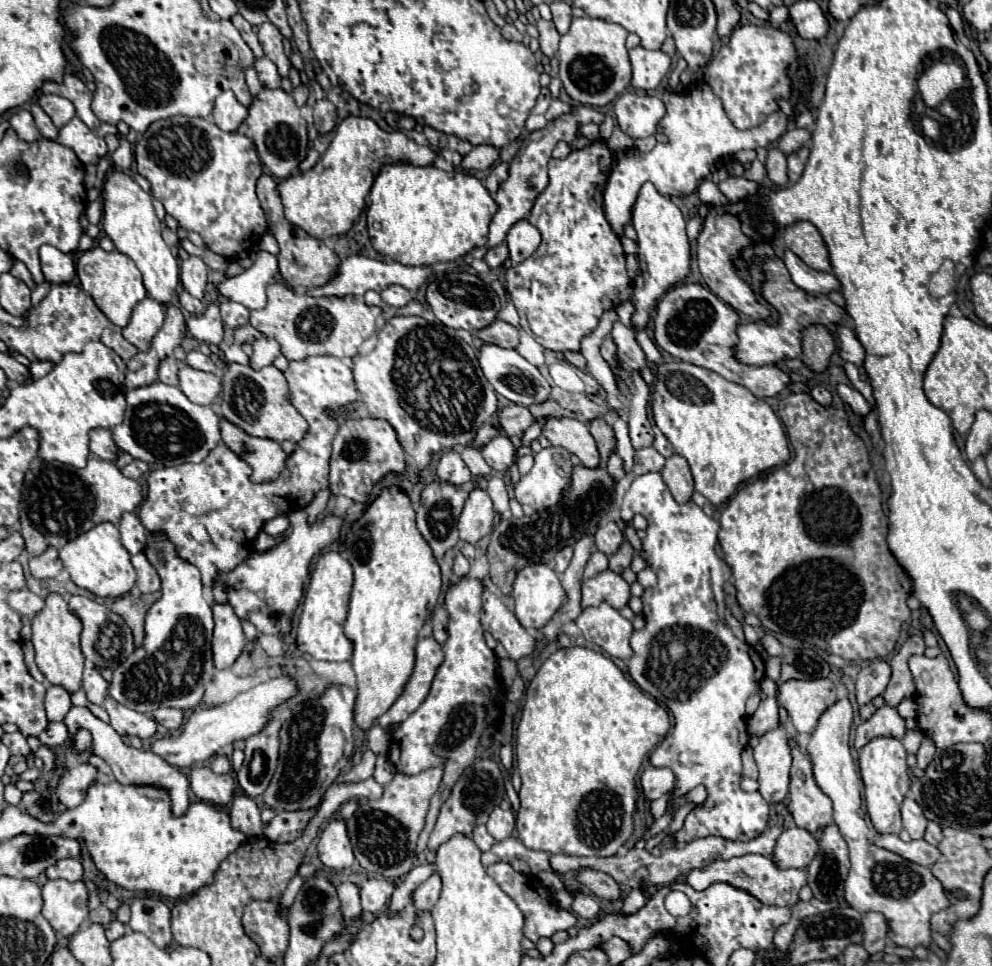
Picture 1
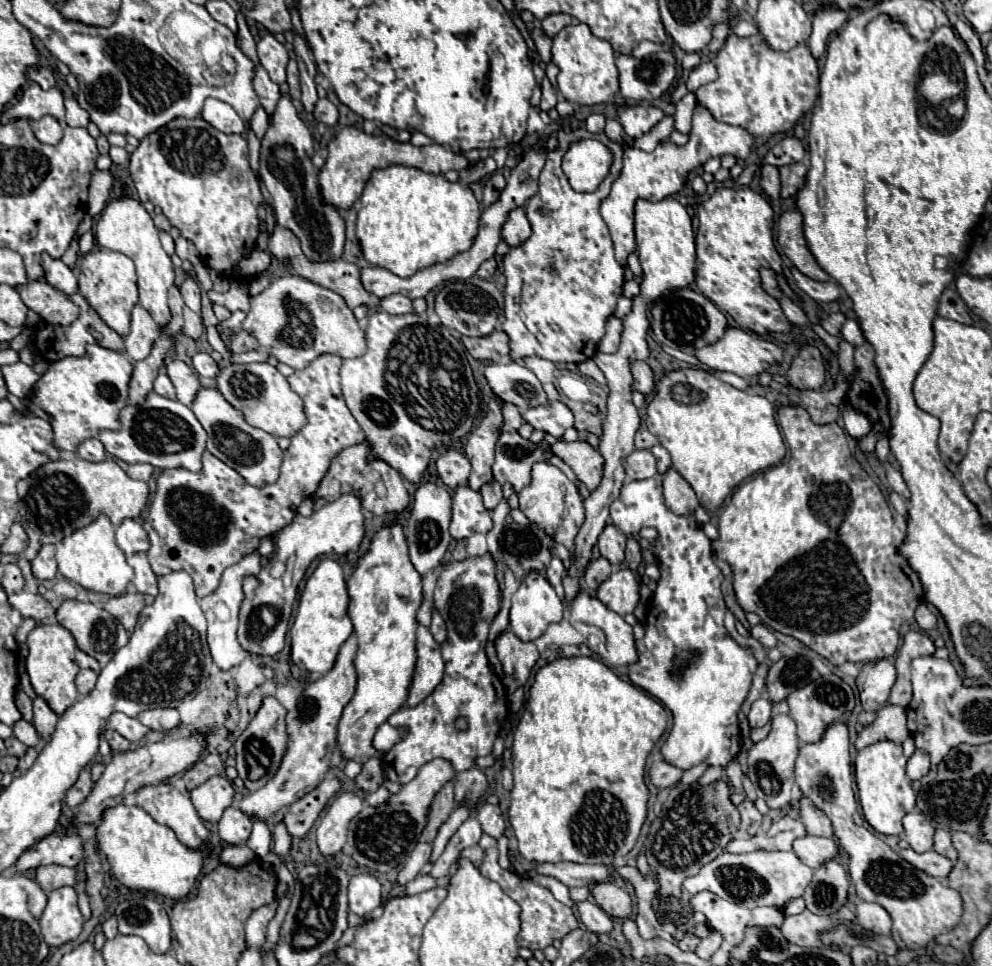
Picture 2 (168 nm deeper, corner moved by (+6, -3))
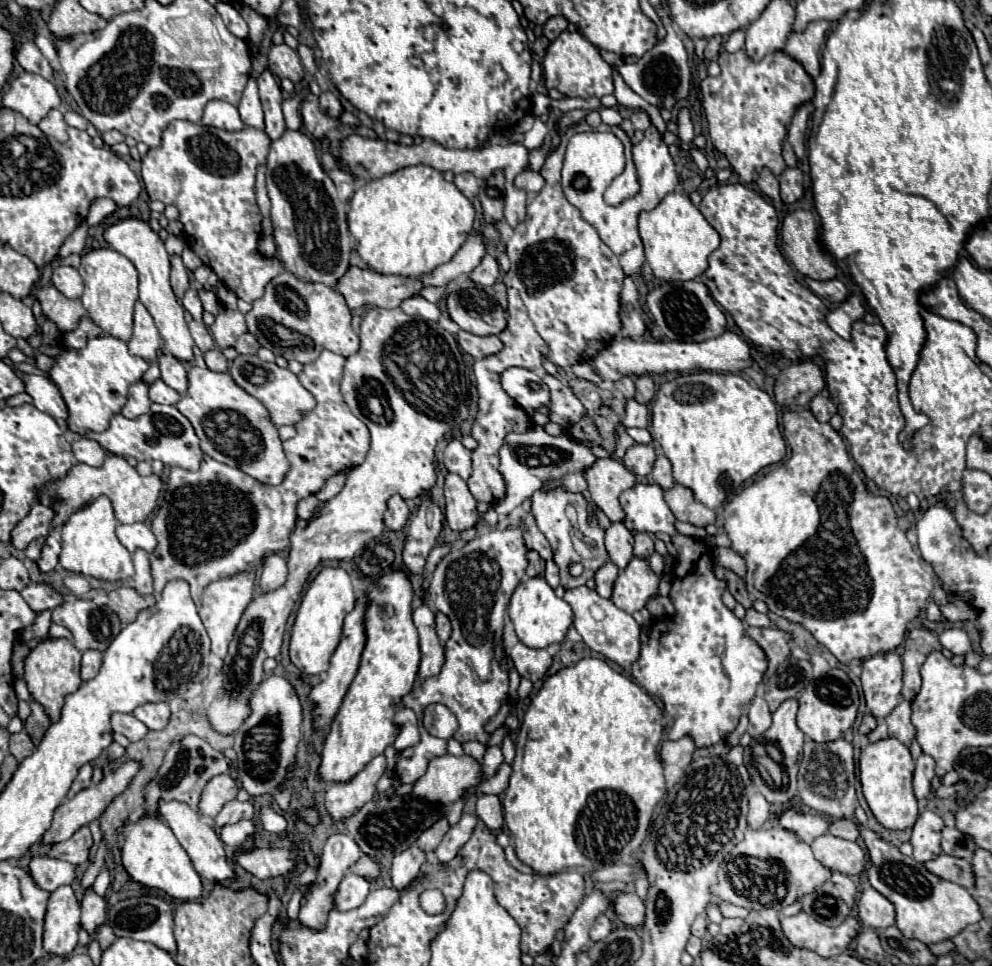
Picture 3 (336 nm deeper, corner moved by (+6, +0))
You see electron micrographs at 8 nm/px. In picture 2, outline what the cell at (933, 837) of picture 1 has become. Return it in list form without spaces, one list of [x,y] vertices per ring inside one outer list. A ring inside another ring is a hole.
[[[937,829],[935,835],[933,835],[933,849],[941,855],[945,855],[947,859],[955,861],[957,859],[957,851],[955,847],[951,845],[951,833],[945,831],[945,829]]]

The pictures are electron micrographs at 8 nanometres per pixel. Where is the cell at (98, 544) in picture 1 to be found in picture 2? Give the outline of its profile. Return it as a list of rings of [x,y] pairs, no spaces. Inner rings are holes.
[[[99,515],[91,525],[75,531],[73,535],[57,543],[55,559],[63,577],[95,593],[121,595],[125,593],[125,587],[133,581],[133,569],[127,565],[123,551],[117,547],[115,527],[105,515]]]

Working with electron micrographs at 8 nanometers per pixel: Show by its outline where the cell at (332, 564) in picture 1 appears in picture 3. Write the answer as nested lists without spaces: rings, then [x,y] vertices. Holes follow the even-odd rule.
[[[323,568],[317,578],[311,582],[309,590],[305,592],[293,630],[291,630],[291,662],[305,674],[321,674],[329,668],[329,658],[339,646],[343,618],[355,606],[355,594],[351,586],[351,578],[343,568]]]

